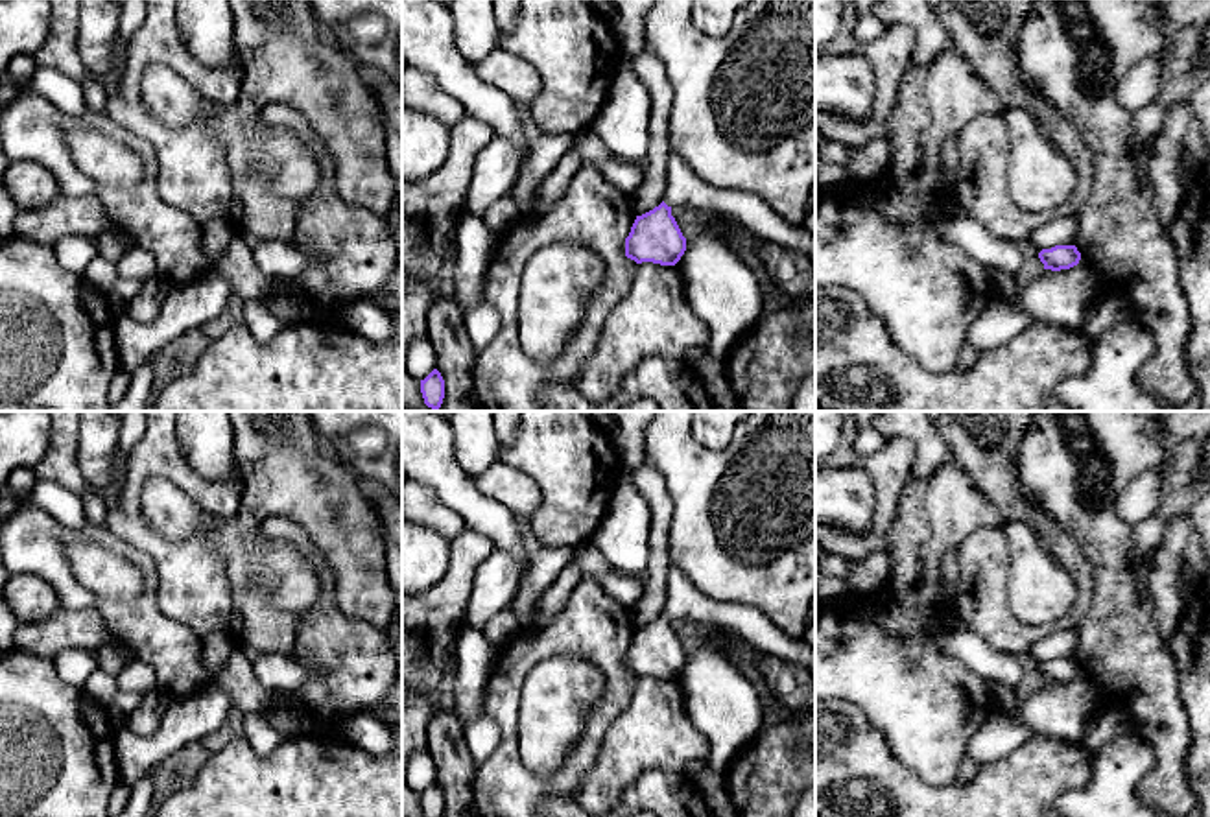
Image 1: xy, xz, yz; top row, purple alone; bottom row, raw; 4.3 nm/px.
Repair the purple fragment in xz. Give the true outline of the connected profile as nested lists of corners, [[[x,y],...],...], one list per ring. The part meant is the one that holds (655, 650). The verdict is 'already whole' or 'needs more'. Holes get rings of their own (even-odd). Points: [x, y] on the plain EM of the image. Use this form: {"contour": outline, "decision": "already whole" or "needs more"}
{"contour": [[[668,562],[664,614],[636,629],[625,651],[627,671],[636,677],[653,675],[660,679],[675,679],[681,673],[686,664],[686,651],[671,629],[673,620],[729,631],[749,647],[804,666],[815,675],[815,647],[804,638],[786,634],[753,607],[708,599],[673,562]]], "decision": "needs more"}

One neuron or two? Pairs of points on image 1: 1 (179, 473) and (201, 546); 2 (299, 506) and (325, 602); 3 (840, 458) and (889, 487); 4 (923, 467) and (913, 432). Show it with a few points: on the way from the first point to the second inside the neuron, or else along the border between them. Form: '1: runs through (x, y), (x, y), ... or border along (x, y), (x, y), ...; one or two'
1: runs through (142, 476), (133, 485), (133, 522), (165, 550); one
2: border along (268, 515), (288, 517), (332, 570); two
3: runs through (853, 458), (867, 463), (878, 474); one
4: runs through (923, 458), (923, 441); one

